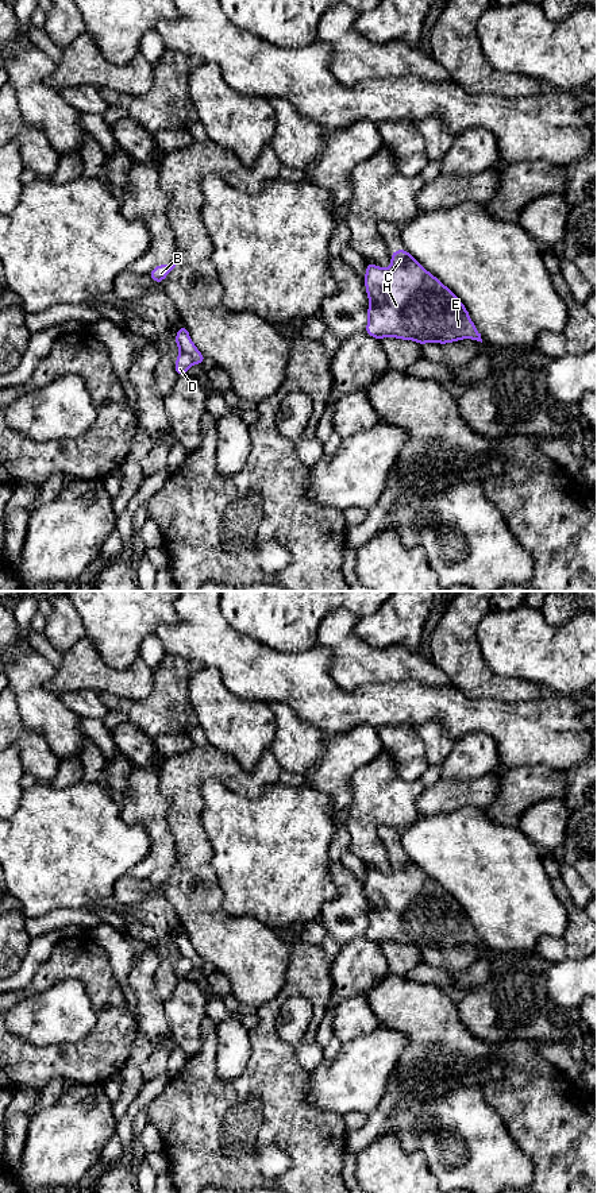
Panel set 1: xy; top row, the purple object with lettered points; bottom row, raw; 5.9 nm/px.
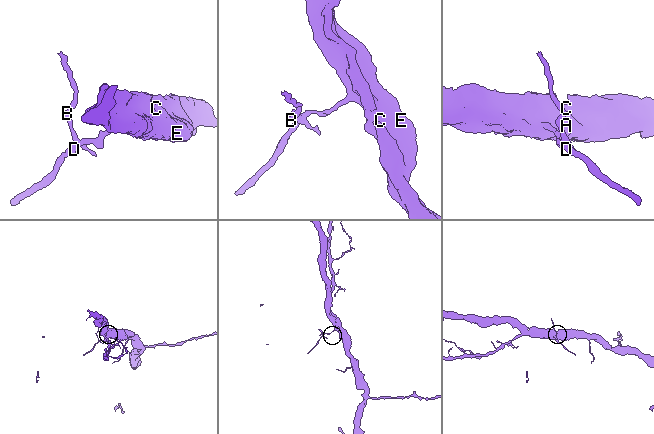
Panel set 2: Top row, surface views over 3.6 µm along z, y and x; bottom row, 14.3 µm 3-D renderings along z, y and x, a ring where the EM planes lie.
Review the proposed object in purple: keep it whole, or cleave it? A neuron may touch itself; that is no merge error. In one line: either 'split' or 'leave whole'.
split

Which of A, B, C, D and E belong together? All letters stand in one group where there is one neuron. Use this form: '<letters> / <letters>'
A C D E / B

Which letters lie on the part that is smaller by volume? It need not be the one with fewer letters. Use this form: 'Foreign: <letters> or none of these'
Foreign: B

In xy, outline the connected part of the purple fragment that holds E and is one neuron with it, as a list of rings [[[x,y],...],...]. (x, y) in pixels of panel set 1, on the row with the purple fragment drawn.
[[[408,251],[392,252],[390,262],[389,269],[366,263],[367,335],[377,340],[413,340],[420,345],[463,339],[482,343],[462,301]]]

